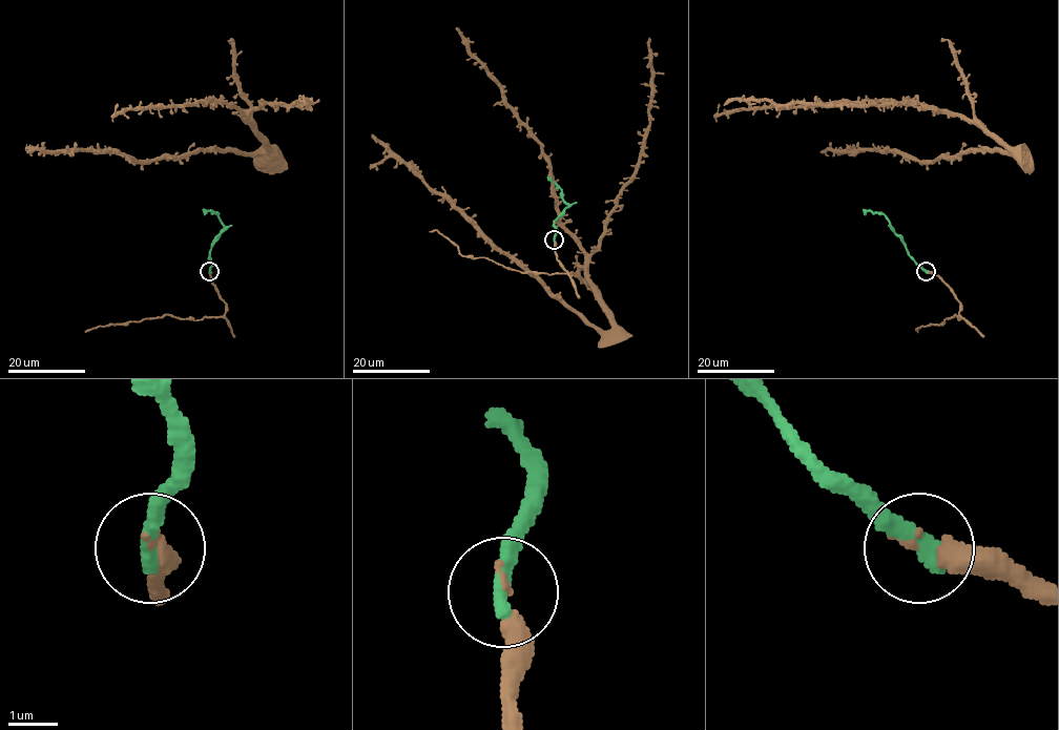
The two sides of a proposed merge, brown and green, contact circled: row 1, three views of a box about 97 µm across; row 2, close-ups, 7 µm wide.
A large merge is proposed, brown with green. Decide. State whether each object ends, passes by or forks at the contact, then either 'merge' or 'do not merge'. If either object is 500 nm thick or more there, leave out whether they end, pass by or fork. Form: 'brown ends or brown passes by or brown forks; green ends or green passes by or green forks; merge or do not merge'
brown ends; green ends; merge

